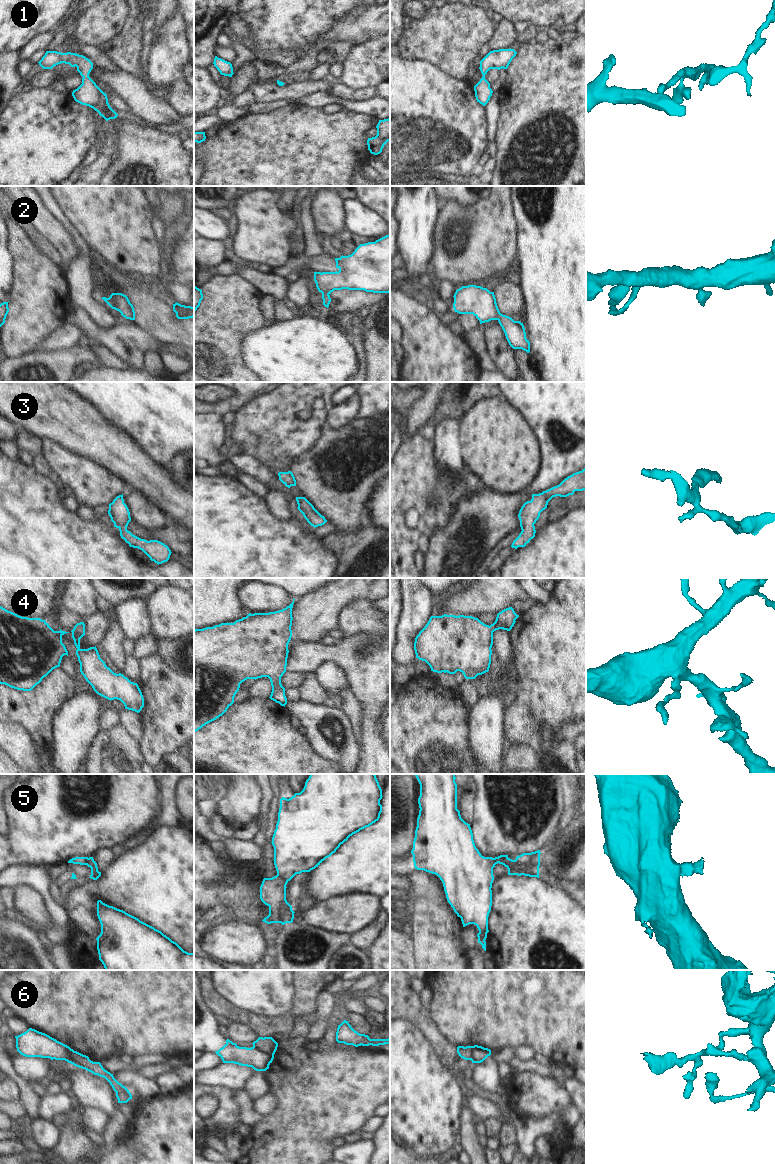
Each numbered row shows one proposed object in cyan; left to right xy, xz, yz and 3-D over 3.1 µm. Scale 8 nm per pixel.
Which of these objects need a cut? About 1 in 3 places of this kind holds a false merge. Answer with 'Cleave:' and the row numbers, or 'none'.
Cleave: 5, 6

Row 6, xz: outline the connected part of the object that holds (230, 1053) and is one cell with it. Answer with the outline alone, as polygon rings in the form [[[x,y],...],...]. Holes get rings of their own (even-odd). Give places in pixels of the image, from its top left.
[[[229,1039],[226,1044],[215,1052],[221,1057],[223,1063],[234,1063],[241,1066],[252,1067],[256,1071],[266,1071],[272,1063],[274,1056],[254,1047],[239,1047]]]

